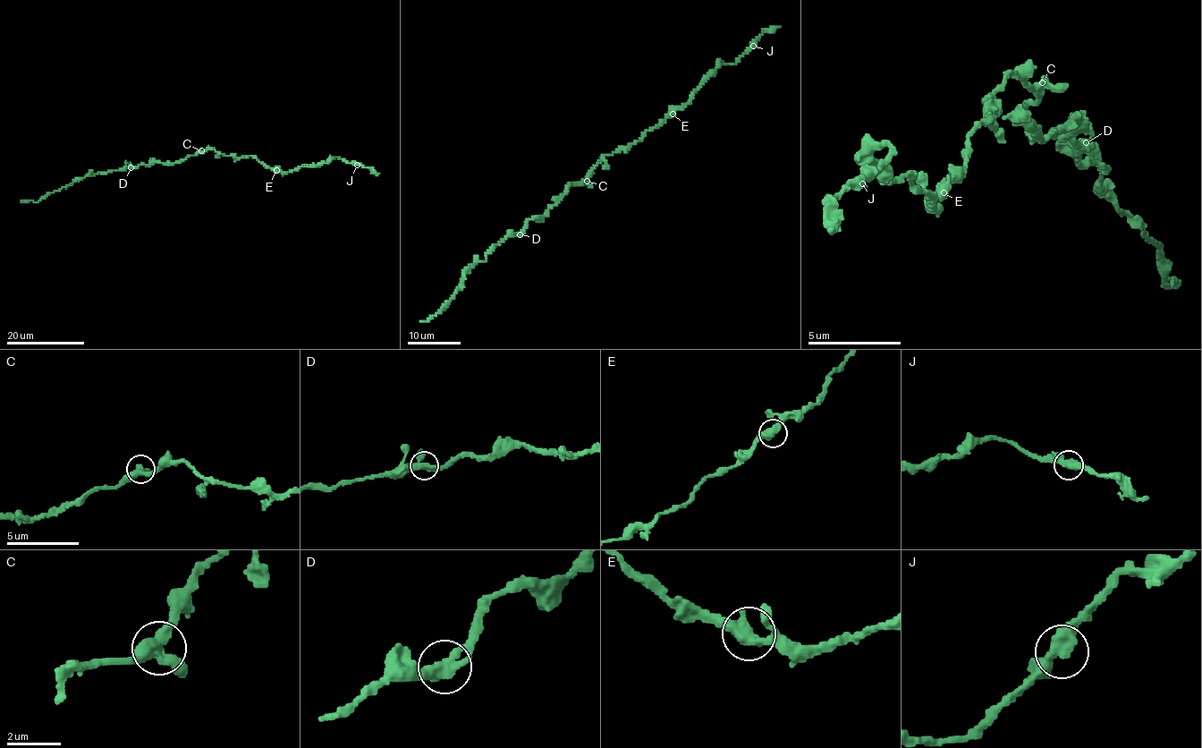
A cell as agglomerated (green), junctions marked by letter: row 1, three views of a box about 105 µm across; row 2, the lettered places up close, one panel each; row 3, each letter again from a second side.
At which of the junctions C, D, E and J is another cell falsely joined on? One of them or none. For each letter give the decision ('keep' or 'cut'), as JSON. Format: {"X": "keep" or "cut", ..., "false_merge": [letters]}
{"C": "keep", "D": "keep", "E": "keep", "J": "keep", "false_merge": []}

